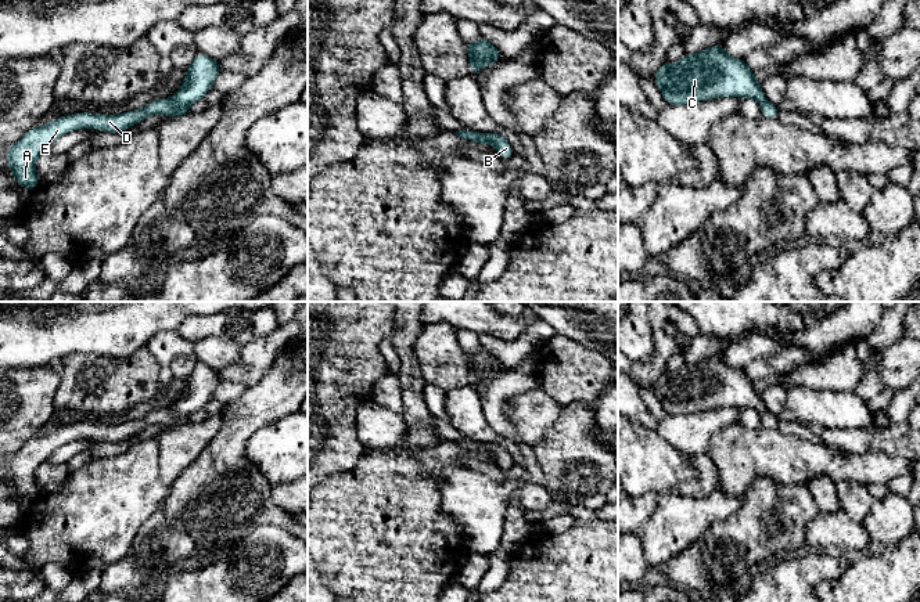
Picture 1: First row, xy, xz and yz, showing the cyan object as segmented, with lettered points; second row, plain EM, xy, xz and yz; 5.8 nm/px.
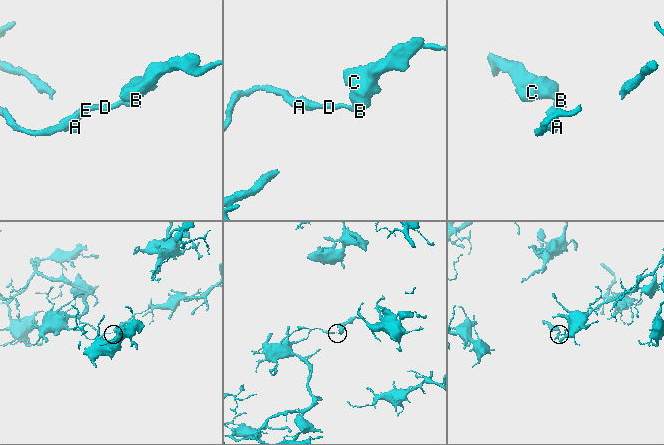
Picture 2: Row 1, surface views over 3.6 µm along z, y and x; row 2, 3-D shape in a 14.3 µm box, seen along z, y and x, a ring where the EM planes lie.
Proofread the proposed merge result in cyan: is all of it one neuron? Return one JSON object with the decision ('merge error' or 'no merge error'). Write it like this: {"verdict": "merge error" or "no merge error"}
{"verdict": "merge error"}

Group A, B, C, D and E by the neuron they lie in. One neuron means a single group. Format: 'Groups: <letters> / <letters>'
Groups: A D E / B C

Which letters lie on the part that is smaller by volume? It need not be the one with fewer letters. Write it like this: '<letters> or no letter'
B, C

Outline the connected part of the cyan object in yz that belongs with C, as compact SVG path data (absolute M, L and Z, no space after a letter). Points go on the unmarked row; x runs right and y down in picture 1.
M723 353L697 364L684 364L676 374L664 372L653 385L668 415L686 415L719 407L766 411L755 382L744 370L729 367Z

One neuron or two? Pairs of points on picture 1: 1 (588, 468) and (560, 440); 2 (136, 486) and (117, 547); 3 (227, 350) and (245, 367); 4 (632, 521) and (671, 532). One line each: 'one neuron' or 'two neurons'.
1: one neuron
2: one neuron
3: two neurons
4: two neurons

